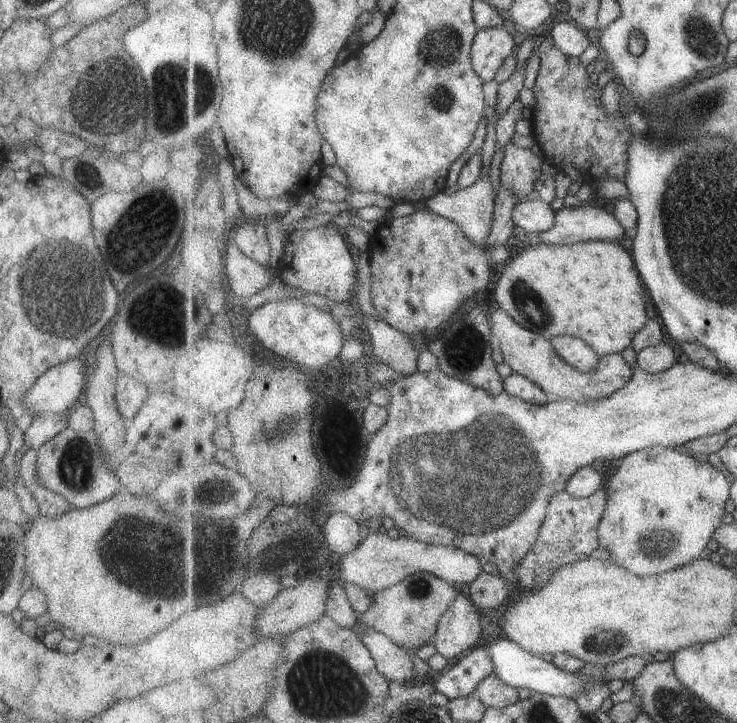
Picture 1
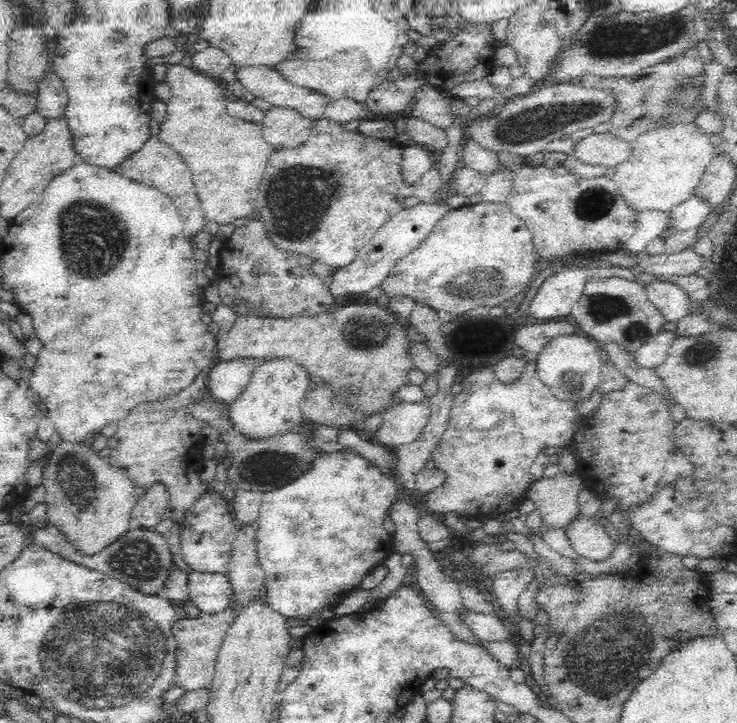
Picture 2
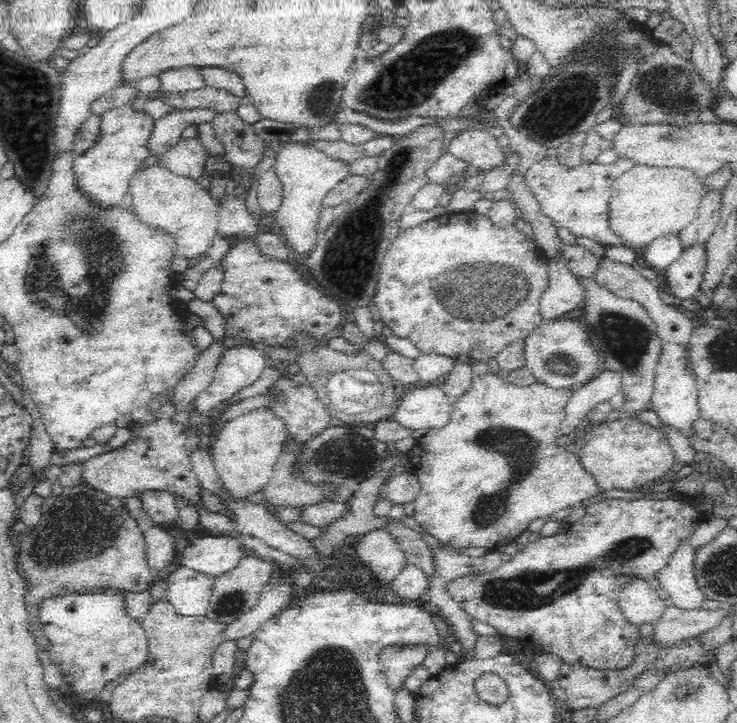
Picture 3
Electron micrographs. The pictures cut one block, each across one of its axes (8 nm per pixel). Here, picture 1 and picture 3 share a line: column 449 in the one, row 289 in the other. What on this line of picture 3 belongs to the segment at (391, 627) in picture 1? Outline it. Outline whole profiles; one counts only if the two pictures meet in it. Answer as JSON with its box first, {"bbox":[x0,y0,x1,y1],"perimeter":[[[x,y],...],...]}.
{"bbox":[577,276,662,422],"perimeter":[[[577,276],[582,285],[585,312],[582,322],[594,330],[594,336],[600,342],[604,356],[601,368],[614,370],[621,374],[621,391],[626,394],[622,408],[612,409],[604,422],[620,418],[631,418],[633,413],[644,411],[644,404],[651,400],[654,384],[654,366],[660,360],[662,340],[657,335],[658,328],[642,304],[612,295],[607,288],[602,288],[595,280]]]}

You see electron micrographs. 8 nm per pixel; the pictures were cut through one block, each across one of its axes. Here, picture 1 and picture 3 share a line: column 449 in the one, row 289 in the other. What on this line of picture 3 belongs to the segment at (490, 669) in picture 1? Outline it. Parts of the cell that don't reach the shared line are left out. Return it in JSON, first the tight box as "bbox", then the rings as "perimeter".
{"bbox":[664,244,707,303],"perimeter":[[[704,244],[686,246],[664,269],[667,285],[678,303],[694,298],[700,291],[707,267],[706,251]]]}

